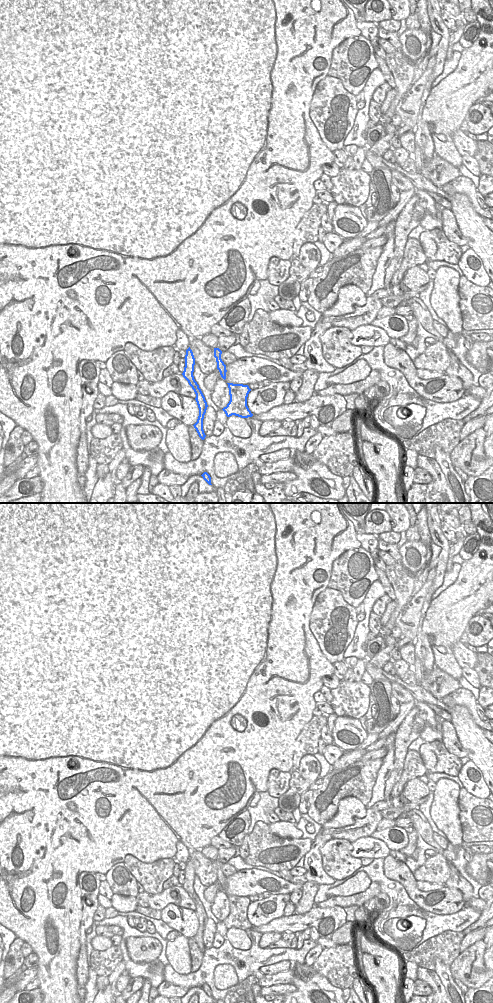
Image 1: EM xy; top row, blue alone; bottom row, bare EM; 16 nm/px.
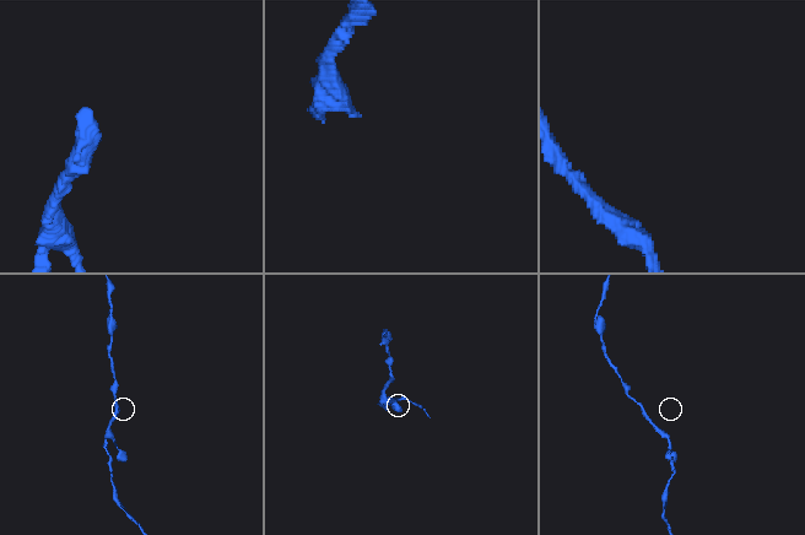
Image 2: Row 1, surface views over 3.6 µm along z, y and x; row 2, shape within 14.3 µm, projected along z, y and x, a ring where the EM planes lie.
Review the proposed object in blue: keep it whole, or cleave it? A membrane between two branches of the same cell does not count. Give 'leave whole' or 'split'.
leave whole

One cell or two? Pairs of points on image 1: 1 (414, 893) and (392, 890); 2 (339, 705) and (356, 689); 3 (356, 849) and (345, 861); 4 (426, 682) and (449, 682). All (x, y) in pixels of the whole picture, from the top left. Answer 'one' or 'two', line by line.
1: two
2: one
3: two
4: one

